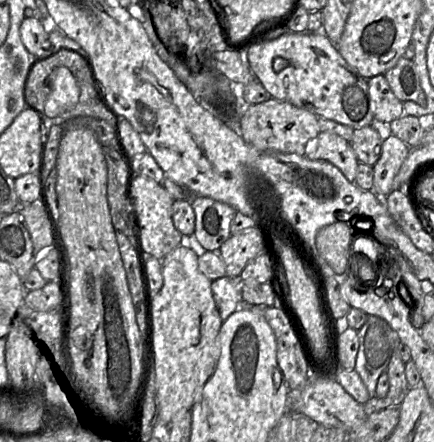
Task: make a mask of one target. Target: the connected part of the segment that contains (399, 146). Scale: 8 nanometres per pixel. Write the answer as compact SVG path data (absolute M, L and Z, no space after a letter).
M394 135L382 141L380 158L373 166L374 183L372 190L385 198L393 190L393 181L409 153L409 146Z

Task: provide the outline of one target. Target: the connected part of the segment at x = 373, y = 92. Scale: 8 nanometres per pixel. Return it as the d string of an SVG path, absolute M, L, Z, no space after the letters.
M384 74L368 79L368 90L373 100L374 119L390 123L404 115L401 102L390 89Z

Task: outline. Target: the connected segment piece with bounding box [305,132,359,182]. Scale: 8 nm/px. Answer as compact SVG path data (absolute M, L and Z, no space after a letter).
M320 132L305 155L311 160L327 160L338 167L350 182L355 182L359 160L341 136L331 132Z

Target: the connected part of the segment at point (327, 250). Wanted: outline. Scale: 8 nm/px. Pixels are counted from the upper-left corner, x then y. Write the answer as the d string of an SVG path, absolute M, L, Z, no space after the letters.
M335 222L321 228L316 246L321 256L337 274L343 274L349 262L350 246L362 235L353 222Z

